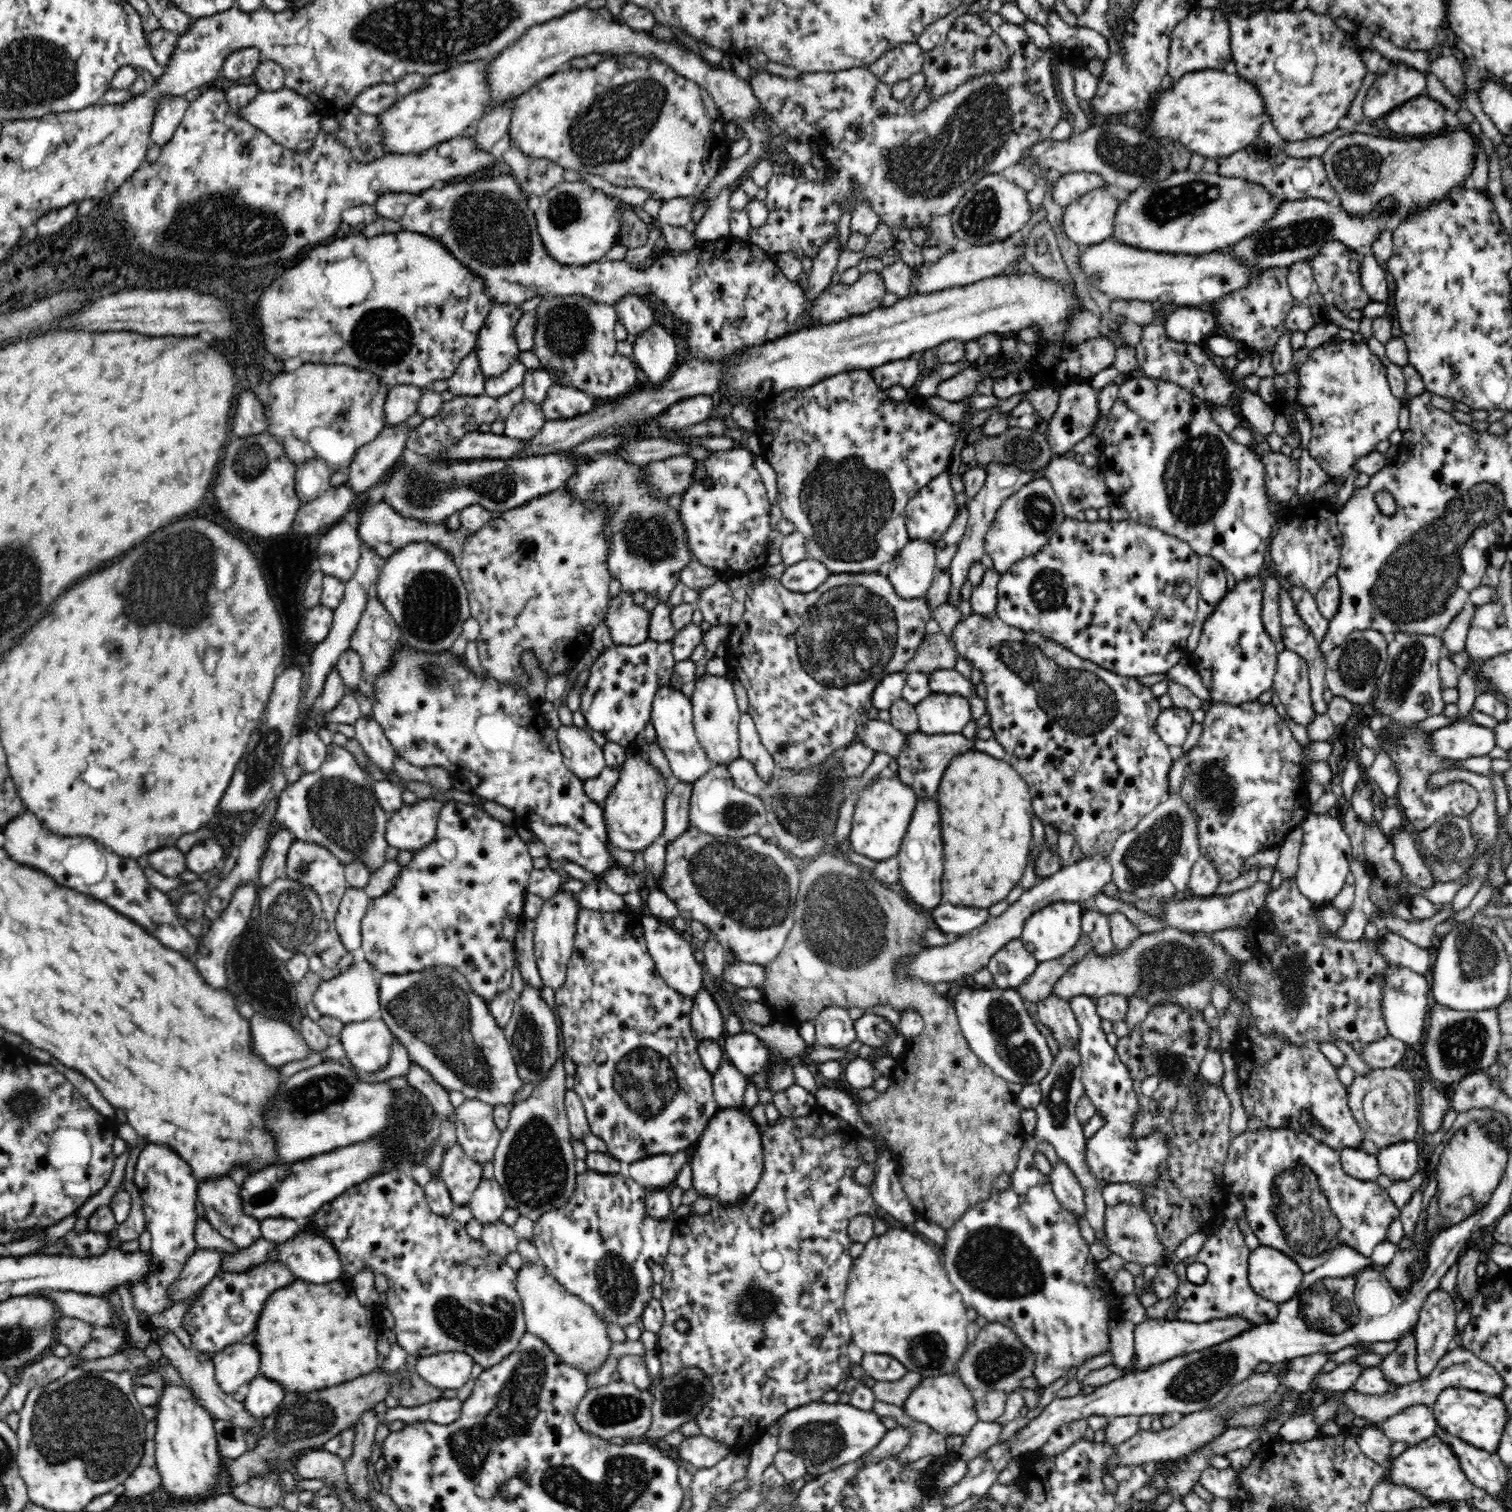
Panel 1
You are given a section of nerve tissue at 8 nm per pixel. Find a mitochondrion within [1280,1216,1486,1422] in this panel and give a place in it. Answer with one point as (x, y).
(1404, 1358)

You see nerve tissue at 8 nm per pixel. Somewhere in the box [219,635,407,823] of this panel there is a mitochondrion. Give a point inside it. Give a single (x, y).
(262, 760)

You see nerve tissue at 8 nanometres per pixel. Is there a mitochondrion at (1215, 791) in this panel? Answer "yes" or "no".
yes

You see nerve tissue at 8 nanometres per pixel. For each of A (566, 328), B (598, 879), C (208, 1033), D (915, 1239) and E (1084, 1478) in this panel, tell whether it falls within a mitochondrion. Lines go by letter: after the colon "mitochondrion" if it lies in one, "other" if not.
A: mitochondrion
B: other
C: other
D: other
E: other

